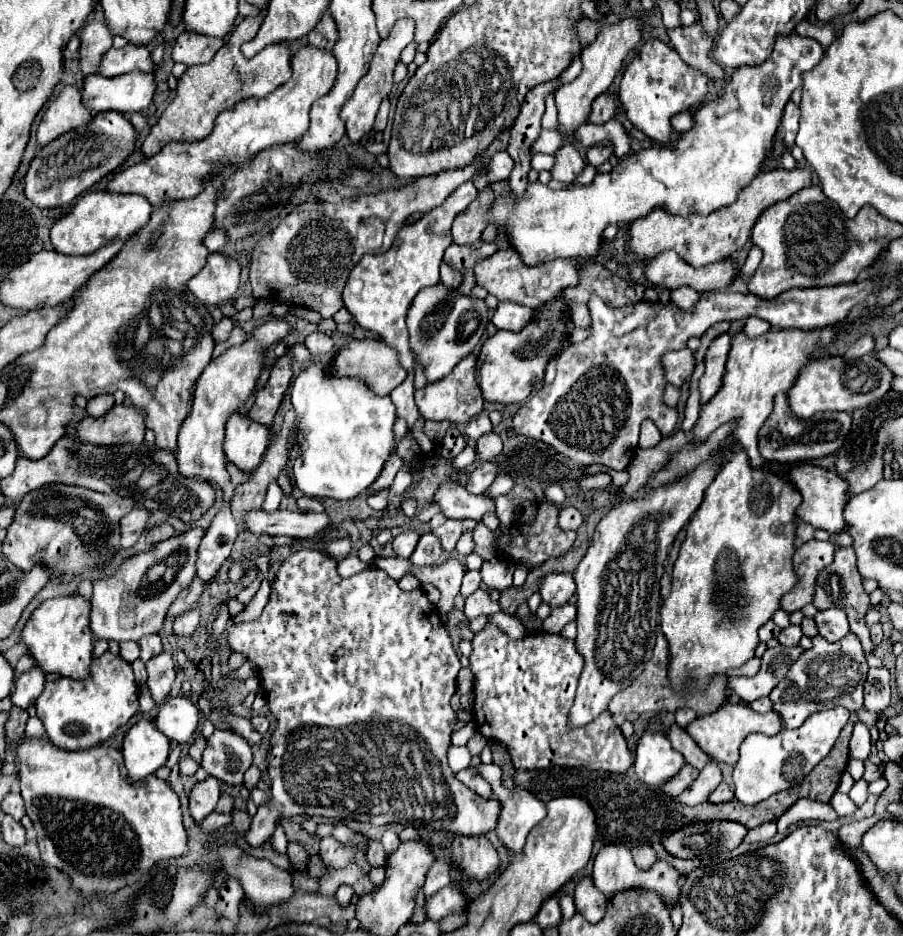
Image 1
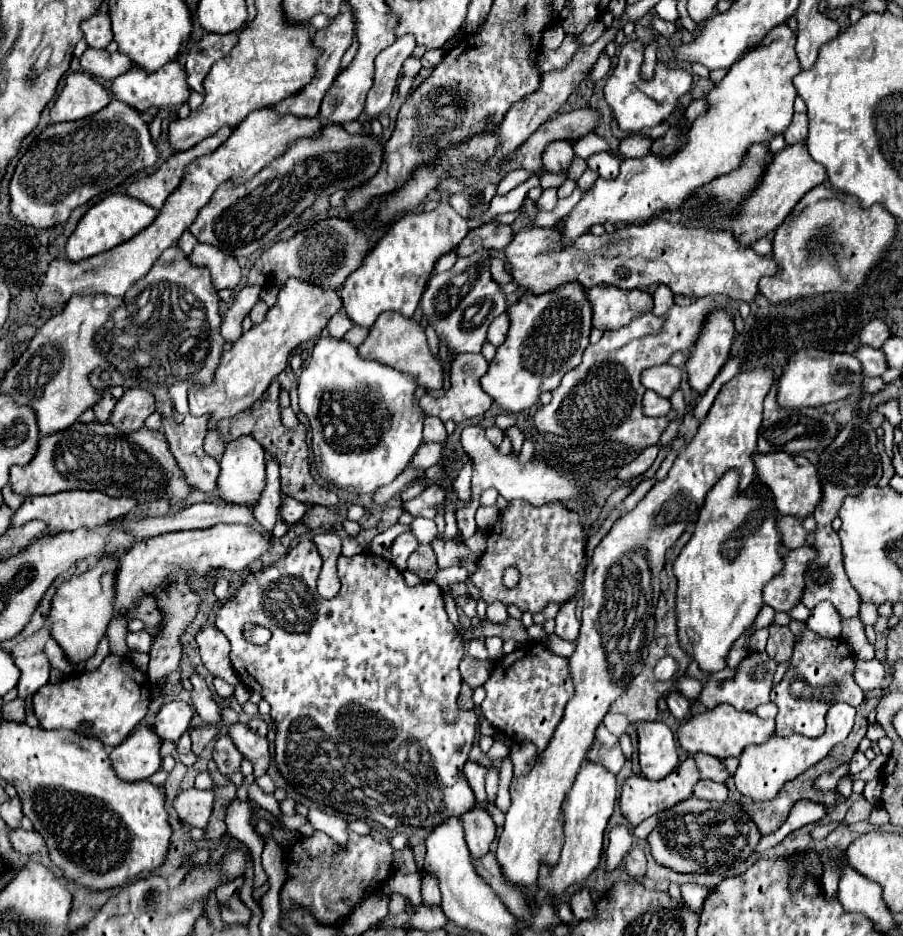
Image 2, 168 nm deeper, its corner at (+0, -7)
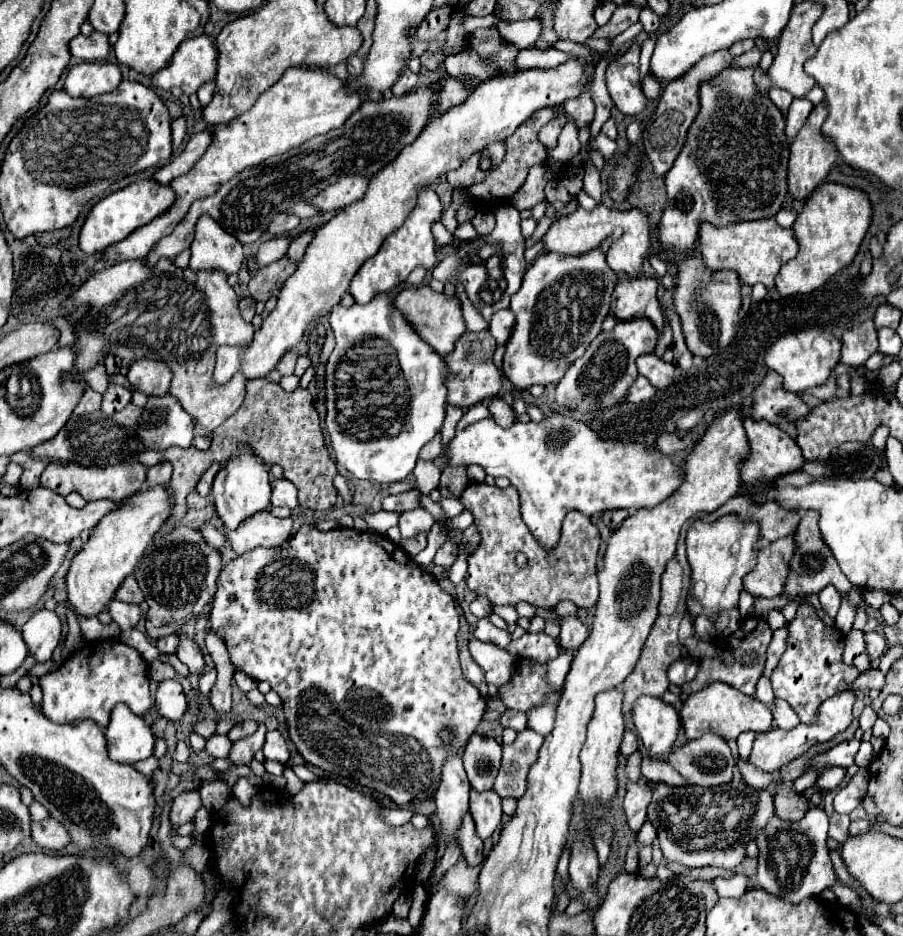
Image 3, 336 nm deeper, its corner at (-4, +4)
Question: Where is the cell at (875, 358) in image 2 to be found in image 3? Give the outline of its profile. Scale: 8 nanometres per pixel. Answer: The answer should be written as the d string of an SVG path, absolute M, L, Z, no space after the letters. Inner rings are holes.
M873 320L861 322L857 328L851 328L841 338L841 364L863 366L865 360L877 352L877 330Z

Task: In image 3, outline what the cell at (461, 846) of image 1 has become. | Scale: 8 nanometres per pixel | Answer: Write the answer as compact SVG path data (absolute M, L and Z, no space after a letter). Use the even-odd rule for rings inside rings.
M471 790L471 816L477 826L477 834L481 840L491 838L499 826L501 826L501 798L491 790L487 792L477 792Z

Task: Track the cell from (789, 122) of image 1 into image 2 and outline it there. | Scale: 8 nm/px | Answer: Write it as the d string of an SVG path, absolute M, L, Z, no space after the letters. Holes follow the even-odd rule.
M795 113L793 121L785 129L783 137L785 137L787 145L795 145L795 143L805 141L805 137L807 137L807 115L805 113Z

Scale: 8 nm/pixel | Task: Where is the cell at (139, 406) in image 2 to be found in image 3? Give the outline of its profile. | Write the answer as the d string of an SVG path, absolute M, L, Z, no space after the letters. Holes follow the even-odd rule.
M141 358L133 362L127 374L129 382L135 386L135 390L145 392L147 396L165 396L173 378L173 372L169 372L167 364L161 364L161 360L149 360Z

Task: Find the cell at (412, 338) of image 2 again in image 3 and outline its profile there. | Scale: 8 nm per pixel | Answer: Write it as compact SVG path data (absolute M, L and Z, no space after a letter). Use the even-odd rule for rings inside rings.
M427 284L407 286L395 298L395 306L413 322L419 336L425 342L429 342L441 356L447 356L453 350L457 338L461 338L465 334L465 320L463 320L463 312L461 312L461 300L457 296L449 298L449 296L445 296L445 292L435 292Z

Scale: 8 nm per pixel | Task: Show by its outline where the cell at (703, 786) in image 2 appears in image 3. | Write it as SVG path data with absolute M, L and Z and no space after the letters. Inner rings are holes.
M705 734L699 740L689 740L687 744L673 748L667 762L697 786L717 786L727 784L733 778L735 758L725 738Z

